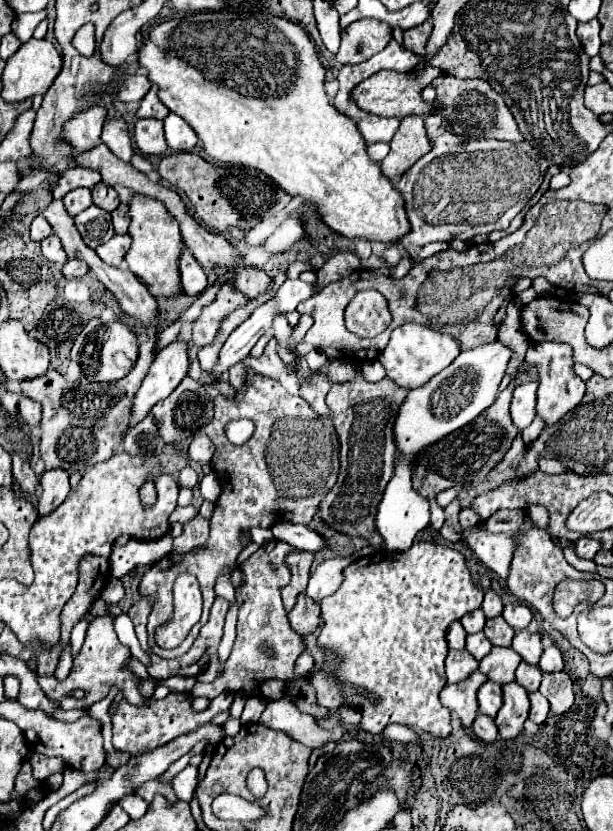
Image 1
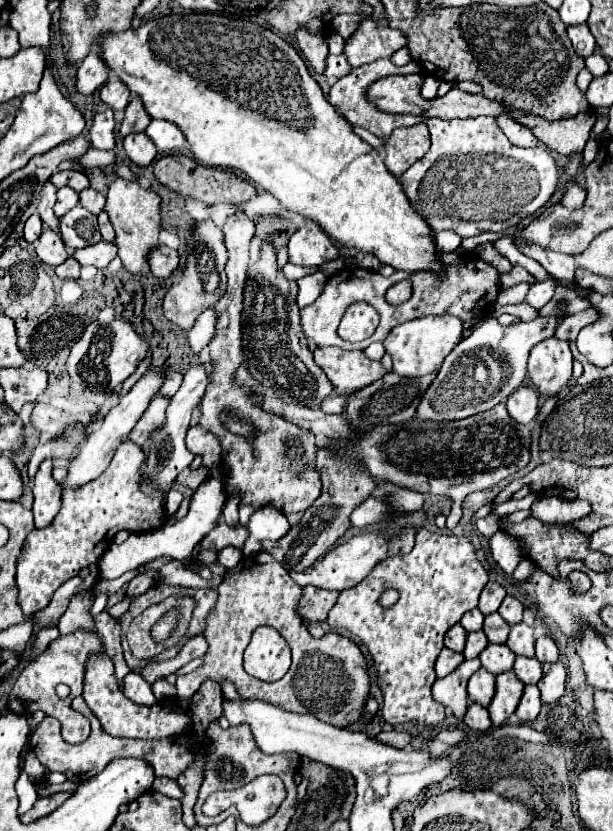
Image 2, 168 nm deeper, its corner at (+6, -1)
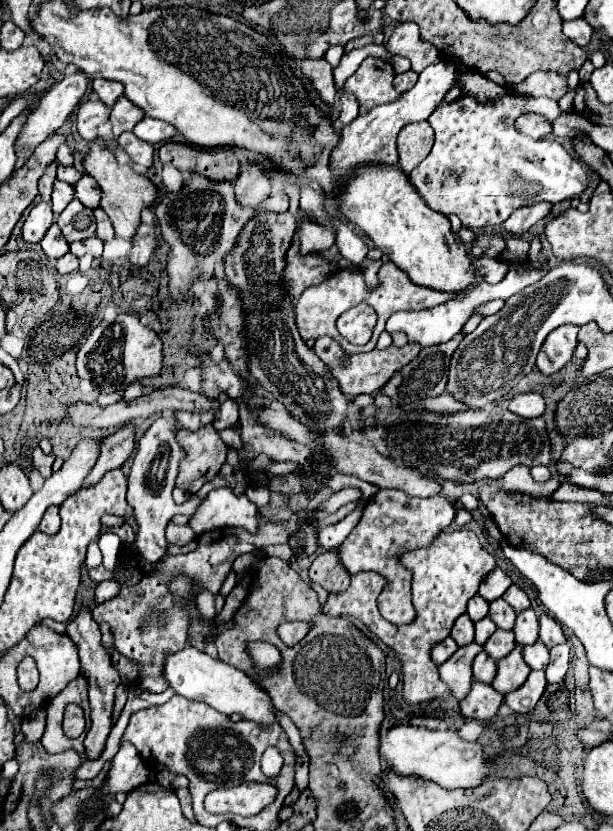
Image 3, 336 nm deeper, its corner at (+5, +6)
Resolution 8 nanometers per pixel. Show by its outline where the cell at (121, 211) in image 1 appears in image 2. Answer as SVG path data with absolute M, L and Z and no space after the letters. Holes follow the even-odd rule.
M104 211L98 215L98 223L100 223L102 239L104 241L114 241L114 229L112 229L112 223L110 223L110 219L108 219L108 215Z

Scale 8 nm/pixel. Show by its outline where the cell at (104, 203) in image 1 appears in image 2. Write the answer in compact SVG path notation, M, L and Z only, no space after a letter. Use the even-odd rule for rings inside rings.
M88 187L80 193L80 205L86 207L88 211L92 211L94 215L98 215L104 209L104 203L106 203L106 199L104 199L104 193L100 193L100 191L94 191Z

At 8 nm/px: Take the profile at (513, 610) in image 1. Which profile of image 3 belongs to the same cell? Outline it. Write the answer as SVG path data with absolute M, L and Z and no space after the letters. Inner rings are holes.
M515 584L507 588L507 592L503 594L503 600L505 600L517 614L529 608L529 598L527 598L527 594L525 594L521 588L517 588Z

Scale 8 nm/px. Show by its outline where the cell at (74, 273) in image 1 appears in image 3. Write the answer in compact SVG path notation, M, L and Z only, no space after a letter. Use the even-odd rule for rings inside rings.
M67 252L63 258L57 260L57 272L59 274L69 274L79 270L79 258L75 258L71 252Z

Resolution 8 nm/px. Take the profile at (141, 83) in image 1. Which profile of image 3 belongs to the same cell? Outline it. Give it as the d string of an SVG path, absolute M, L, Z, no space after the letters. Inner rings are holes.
M95 78L93 82L93 88L97 92L97 96L111 108L117 98L123 94L123 84L119 82L111 82L111 80L103 80L103 78Z

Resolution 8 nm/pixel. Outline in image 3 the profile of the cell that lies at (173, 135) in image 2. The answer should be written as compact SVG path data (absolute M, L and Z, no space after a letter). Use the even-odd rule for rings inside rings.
M145 116L135 128L133 128L133 134L149 144L159 144L159 142L167 142L167 140L173 140L175 136L175 128L171 128L171 124L167 122L161 122L161 120L155 120L155 118L149 118Z

